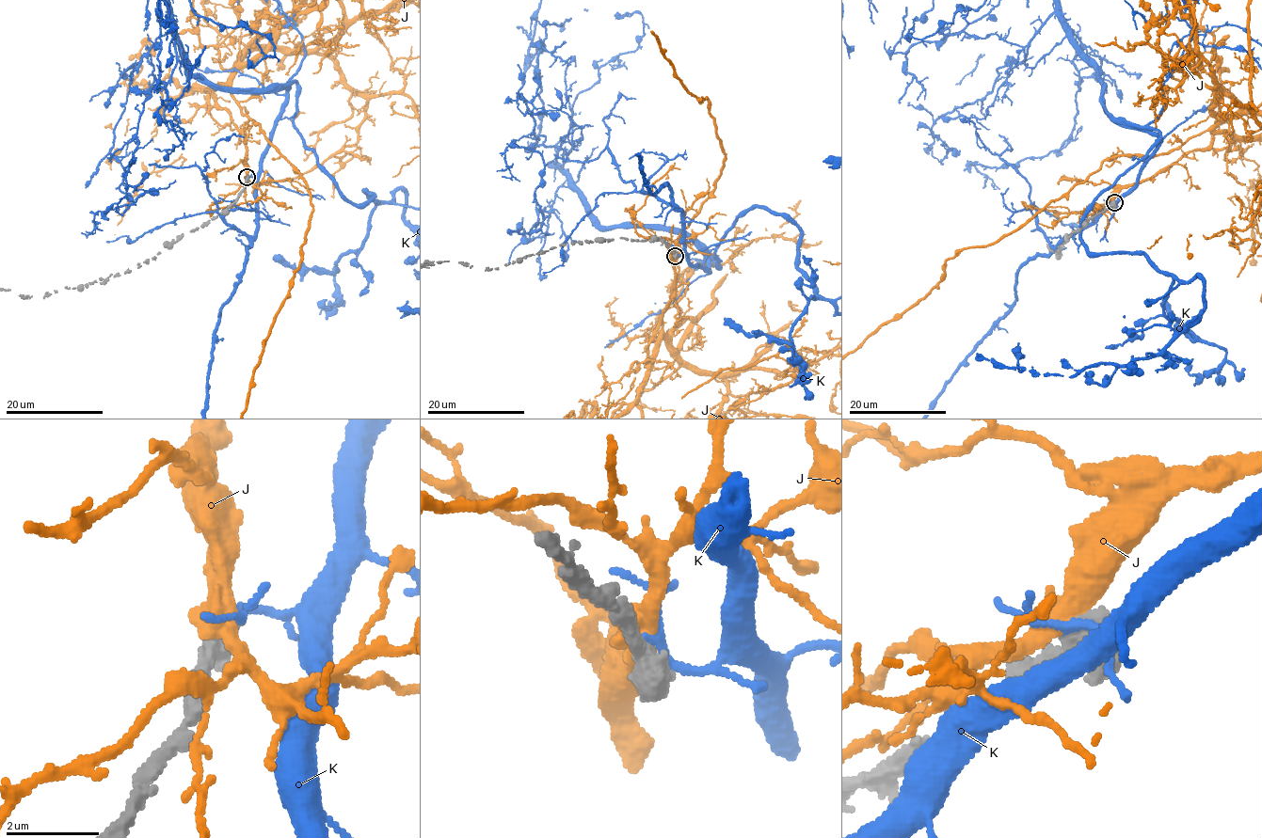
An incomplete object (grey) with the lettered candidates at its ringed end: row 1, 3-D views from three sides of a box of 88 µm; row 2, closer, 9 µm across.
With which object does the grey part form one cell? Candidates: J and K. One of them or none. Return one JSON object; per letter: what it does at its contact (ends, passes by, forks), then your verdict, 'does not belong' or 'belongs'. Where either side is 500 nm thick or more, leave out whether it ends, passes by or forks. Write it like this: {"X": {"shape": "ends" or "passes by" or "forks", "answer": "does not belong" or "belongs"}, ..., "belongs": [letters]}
{"J": {"answer": "does not belong"}, "K": {"shape": "passes by", "answer": "does not belong"}, "belongs": []}

